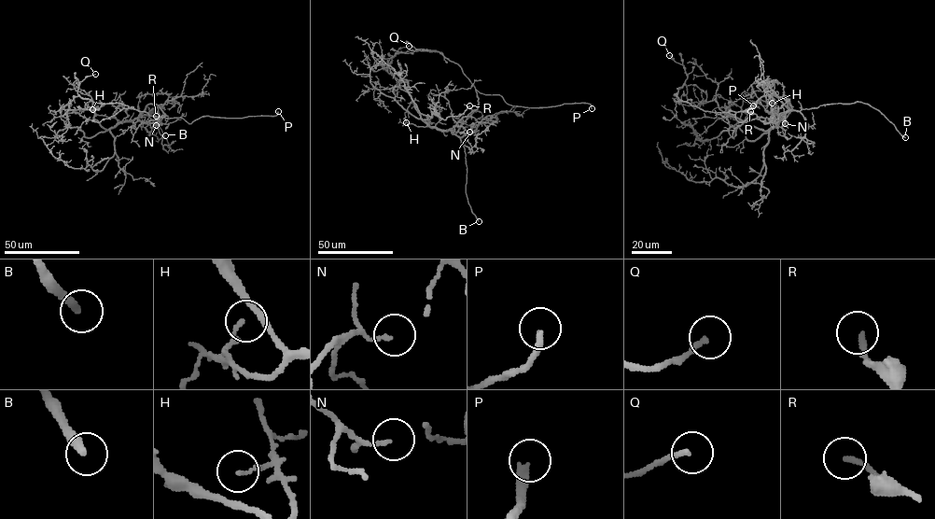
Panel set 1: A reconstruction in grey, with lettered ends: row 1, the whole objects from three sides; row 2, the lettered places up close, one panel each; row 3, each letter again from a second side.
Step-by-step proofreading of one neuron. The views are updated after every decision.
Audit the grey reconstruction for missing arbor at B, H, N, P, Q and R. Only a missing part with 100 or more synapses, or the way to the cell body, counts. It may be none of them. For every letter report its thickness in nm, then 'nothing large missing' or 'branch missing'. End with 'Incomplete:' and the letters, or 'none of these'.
B: calibre 320 nm; branch missing
H: calibre 130 nm; nothing large missing
N: calibre 70 nm; nothing large missing
P: calibre 260 nm; branch missing
Q: calibre 170 nm; nothing large missing
R: calibre 180 nm; nothing large missing
Incomplete: B, P

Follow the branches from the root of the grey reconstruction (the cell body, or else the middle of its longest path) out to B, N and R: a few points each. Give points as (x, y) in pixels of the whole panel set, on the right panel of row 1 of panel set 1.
B: (785, 105), (788, 110), (800, 110), (861, 102), (878, 109), (905, 137)
N: (785, 105), (802, 116), (808, 126), (804, 137), (812, 142), (793, 135), (787, 139), (783, 132), (785, 123)
R: (785, 105), (787, 110), (768, 122), (758, 119), (750, 111)

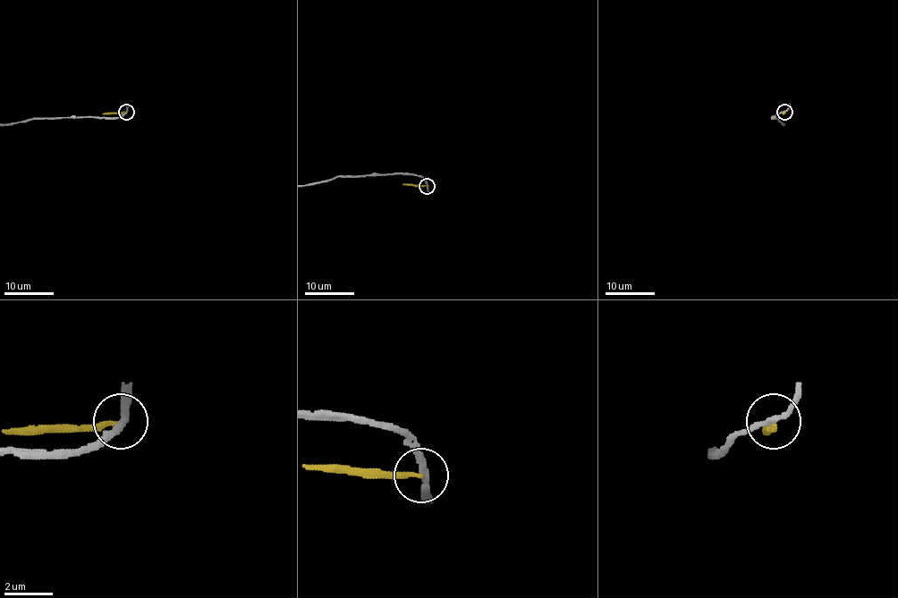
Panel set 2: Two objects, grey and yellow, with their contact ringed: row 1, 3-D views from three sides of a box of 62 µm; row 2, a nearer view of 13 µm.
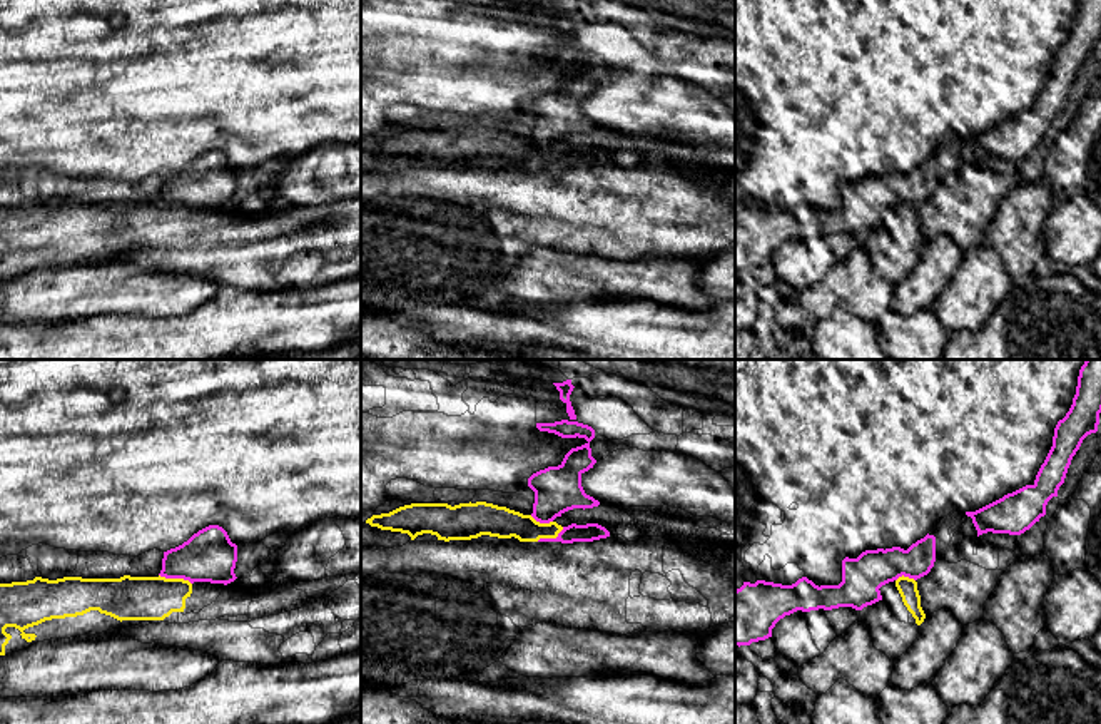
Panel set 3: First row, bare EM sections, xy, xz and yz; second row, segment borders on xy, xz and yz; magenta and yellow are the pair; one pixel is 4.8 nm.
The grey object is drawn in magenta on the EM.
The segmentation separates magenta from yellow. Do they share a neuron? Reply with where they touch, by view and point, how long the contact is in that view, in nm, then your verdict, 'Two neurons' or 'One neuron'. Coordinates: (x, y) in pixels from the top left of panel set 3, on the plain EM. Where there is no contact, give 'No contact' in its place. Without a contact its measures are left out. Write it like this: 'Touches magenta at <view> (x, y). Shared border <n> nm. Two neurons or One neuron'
Touches magenta at xy (176, 203). Shared border 170 nm. Two neurons

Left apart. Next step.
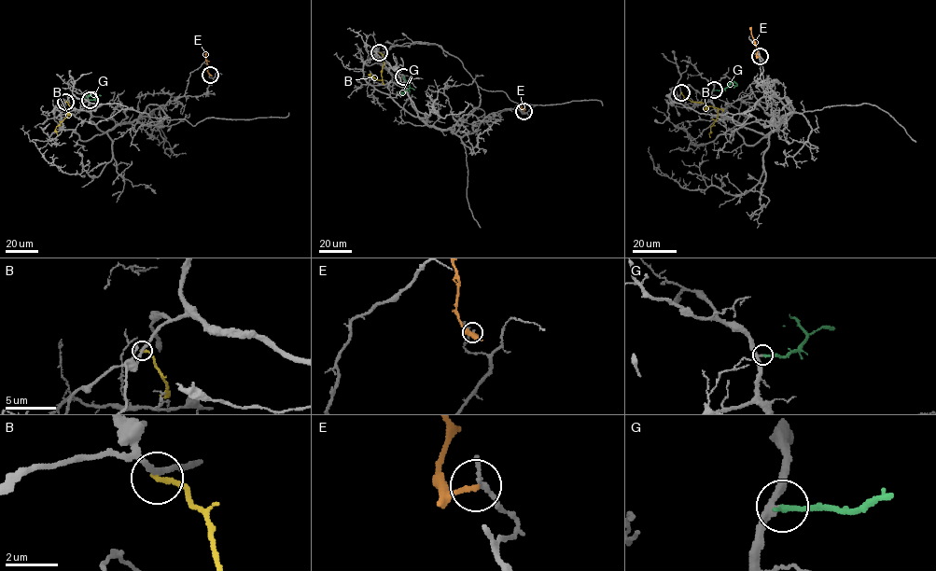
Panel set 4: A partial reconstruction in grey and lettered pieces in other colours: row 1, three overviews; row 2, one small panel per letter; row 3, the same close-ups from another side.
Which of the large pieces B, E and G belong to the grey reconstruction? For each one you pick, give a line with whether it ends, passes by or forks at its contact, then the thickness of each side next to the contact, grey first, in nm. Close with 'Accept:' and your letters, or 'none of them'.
G: it ends | 220/200 nm
Accept: G

